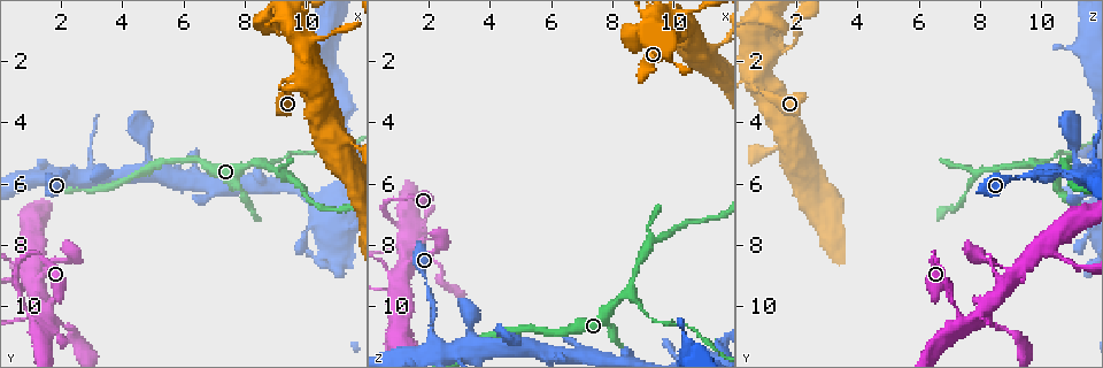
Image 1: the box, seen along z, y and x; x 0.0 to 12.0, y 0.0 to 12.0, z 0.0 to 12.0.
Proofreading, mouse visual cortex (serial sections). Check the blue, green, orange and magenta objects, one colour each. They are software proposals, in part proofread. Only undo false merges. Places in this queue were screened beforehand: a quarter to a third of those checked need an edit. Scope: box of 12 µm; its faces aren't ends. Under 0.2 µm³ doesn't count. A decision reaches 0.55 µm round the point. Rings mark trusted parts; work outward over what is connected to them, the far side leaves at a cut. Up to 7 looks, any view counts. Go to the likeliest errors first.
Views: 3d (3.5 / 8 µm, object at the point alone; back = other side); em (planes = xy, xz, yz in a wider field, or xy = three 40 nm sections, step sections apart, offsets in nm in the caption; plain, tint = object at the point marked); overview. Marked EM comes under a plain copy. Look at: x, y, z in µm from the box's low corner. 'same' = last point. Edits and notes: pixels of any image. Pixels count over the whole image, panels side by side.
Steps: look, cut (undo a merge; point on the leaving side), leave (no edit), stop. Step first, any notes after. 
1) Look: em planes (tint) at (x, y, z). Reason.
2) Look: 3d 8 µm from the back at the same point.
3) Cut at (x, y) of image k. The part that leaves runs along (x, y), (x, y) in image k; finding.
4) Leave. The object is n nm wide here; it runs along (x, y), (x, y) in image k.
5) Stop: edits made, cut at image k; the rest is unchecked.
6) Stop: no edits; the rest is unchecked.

Look: 3d 3.5 µm from the back at (1.1, 8.3, 6.4). Sharp bend.

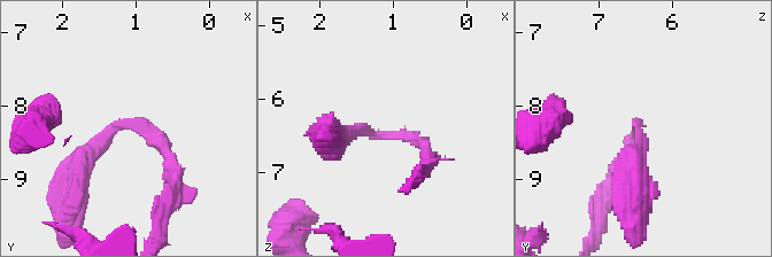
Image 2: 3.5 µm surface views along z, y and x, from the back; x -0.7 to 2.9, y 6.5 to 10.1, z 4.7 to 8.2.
Look: em planes (tint) at (1.00, 8.20, 6.50).

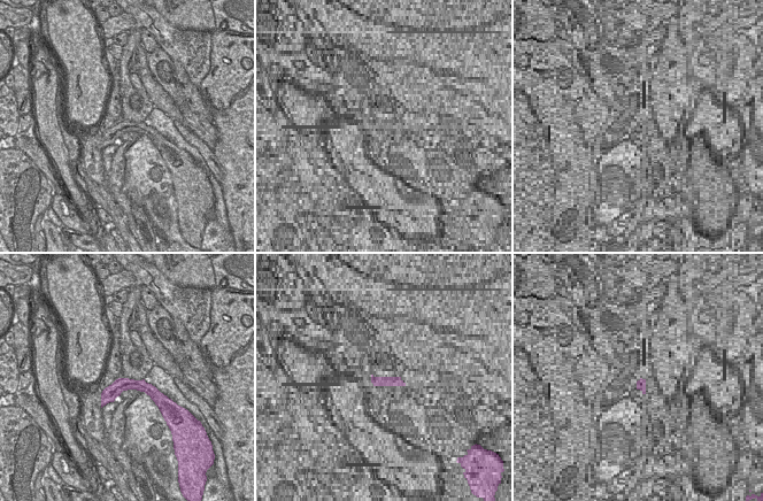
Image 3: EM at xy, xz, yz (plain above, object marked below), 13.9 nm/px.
Leave. It runs along (334, 138), (411, 135), (433, 162) in image 2; all the same cell.

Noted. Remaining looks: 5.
Look: 3d 3.5 µm at (1.1, 10.5, 7.4). Thick turns thin.

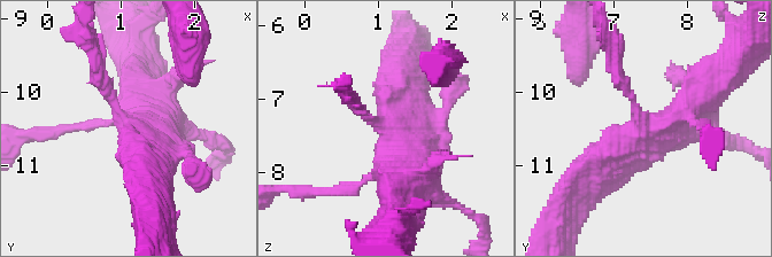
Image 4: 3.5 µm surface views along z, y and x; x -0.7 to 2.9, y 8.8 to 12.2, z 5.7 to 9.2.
Look: em planes (tint) at (1.10, 10.40, 7.35).

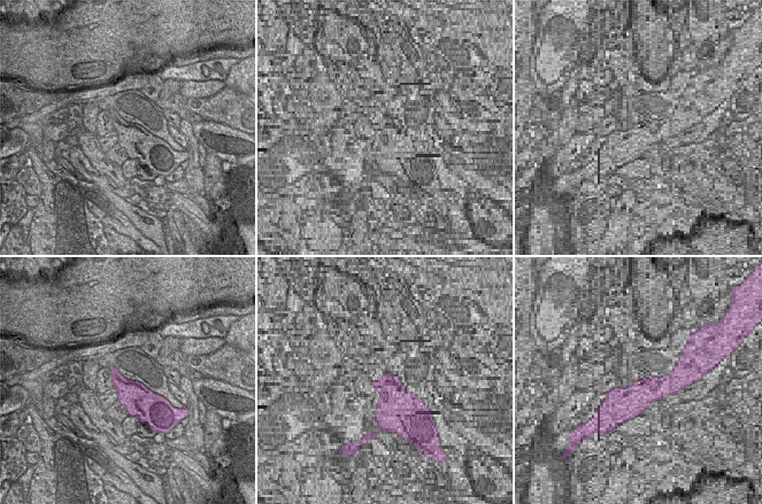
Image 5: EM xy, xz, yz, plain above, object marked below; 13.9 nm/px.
Leave. It runs along (356, 100), (402, 145), (402, 185) in image 4; continuous, no second cell.

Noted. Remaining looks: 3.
Look: 3d 3.5 µm at (9.6, 5.0, 10.5). Thin neck.

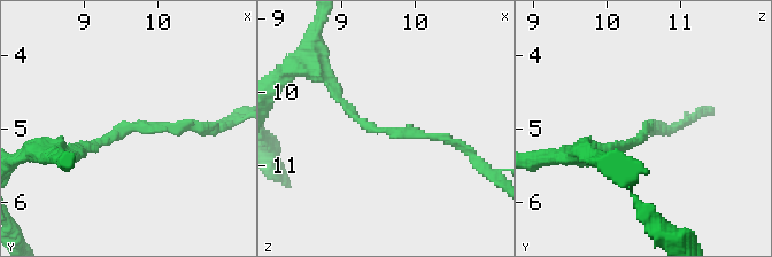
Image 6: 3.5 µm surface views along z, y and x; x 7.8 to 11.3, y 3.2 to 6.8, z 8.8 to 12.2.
Leave. It runs along (334, 90), (373, 129), (444, 137), (462, 148) in image 6; continuous, no second cell.

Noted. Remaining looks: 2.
Stop: no edits; the rest is unchecked.

